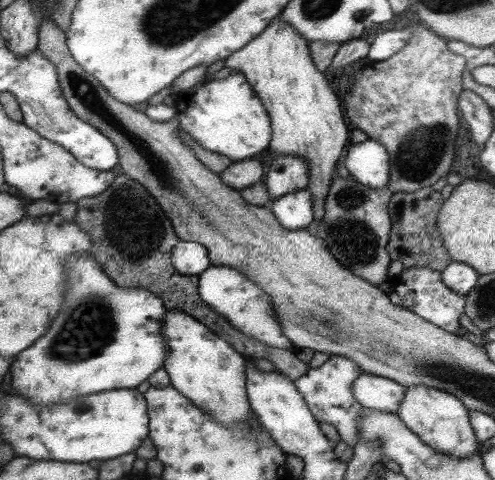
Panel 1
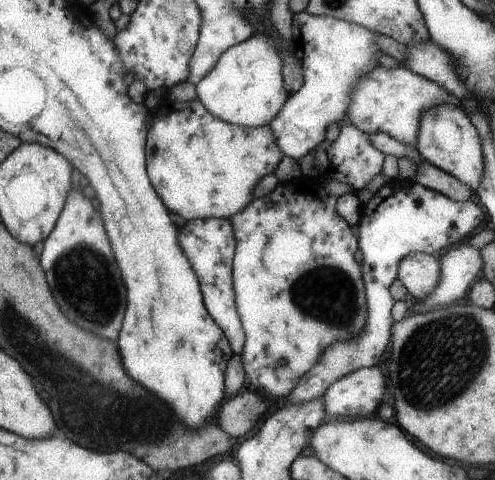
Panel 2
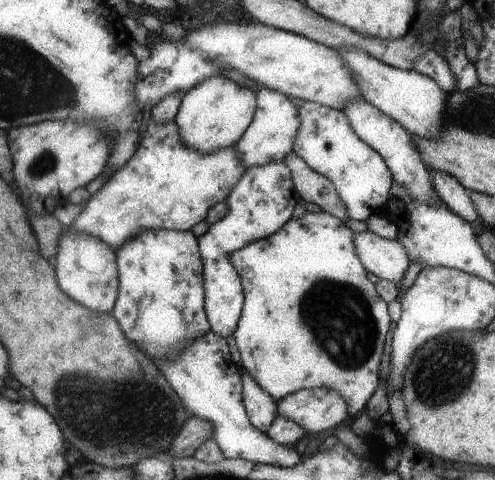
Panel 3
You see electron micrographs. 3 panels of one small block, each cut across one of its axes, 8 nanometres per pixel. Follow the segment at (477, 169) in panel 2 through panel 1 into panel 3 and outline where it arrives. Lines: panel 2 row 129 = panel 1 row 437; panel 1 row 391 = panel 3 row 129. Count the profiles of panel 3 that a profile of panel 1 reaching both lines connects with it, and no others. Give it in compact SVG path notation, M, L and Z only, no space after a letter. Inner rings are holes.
M343 46L343 48L333 48L333 50L339 54L343 66L349 70L351 80L355 82L361 94L359 98L363 102L373 104L385 116L399 122L409 132L409 136L421 136L427 140L427 138L435 138L441 132L441 110L445 106L447 94L441 92L441 88L431 78L421 76L411 70L391 68L359 48Z

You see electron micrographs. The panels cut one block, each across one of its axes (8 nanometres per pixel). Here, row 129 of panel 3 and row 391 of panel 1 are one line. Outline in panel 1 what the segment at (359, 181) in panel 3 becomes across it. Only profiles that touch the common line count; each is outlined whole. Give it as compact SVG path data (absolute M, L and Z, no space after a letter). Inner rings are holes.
M331 356L323 366L319 368L311 368L307 370L307 374L303 374L299 380L295 378L295 388L299 390L299 394L303 396L305 404L309 406L309 412L313 416L313 420L319 424L319 422L325 422L325 424L331 424L335 430L335 434L339 434L341 442L349 444L349 446L357 446L359 440L357 440L357 426L355 426L355 420L357 420L357 414L363 410L363 406L355 400L353 396L353 382L363 374L363 370L347 360L347 358L339 358L339 356Z

